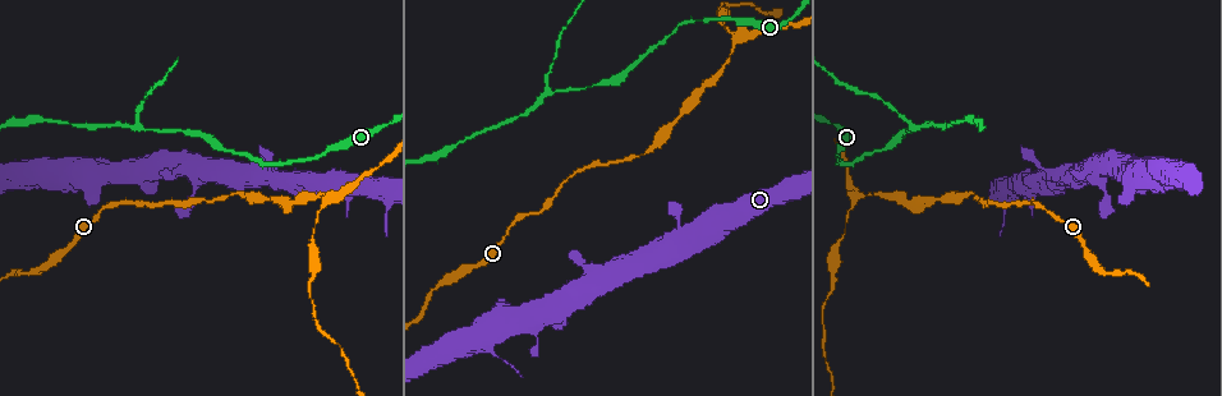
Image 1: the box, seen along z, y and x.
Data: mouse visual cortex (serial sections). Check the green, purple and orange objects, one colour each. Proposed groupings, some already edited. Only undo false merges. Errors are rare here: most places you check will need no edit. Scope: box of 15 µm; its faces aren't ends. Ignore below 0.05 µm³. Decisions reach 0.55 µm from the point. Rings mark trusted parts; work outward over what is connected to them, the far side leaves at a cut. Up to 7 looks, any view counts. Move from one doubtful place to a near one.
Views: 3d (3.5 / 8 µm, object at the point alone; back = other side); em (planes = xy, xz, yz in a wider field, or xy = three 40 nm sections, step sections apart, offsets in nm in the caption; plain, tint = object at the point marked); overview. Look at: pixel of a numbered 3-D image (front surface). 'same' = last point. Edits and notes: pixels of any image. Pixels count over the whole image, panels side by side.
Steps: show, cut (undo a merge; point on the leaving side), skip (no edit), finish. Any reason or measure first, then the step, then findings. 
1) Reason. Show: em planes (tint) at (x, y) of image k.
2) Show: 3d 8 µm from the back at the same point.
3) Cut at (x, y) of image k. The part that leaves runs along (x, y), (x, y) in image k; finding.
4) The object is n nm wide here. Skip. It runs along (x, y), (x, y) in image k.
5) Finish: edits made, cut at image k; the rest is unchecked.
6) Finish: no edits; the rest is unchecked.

Narrows sharply. Show: 3d 3.5 µm from the back at (177, 168) of image 1.

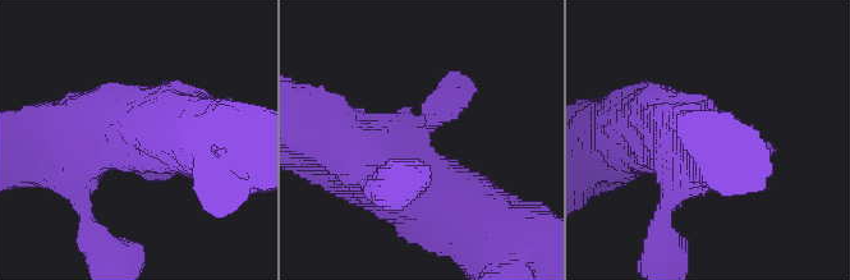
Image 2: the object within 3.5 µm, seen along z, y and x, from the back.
Need the tissue. Show: em xy step 3 (tint) at (417, 154) of image 2.

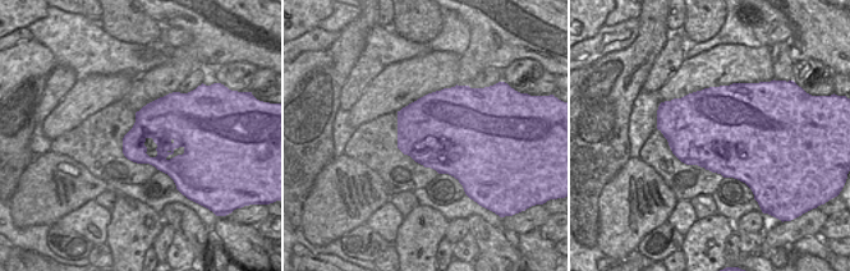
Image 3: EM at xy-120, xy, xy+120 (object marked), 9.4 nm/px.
Skip. It runs along (326, 137), (370, 170), (474, 209) in image 2; one cell here.

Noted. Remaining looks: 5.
Thick turns thin. Show: 3d 3.5 µm at (150, 186) of image 1.

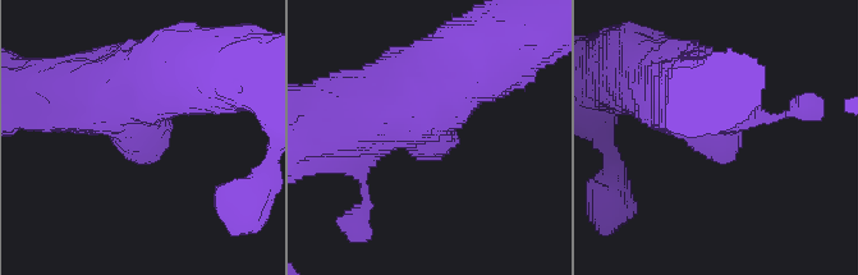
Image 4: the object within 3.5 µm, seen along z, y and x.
Skip. It runs along (665, 88), (728, 151) in image 4; all the same cell.

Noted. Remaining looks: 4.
Three-way junction. Show: 3d 8 µm from the back at (861, 195) of image 1.

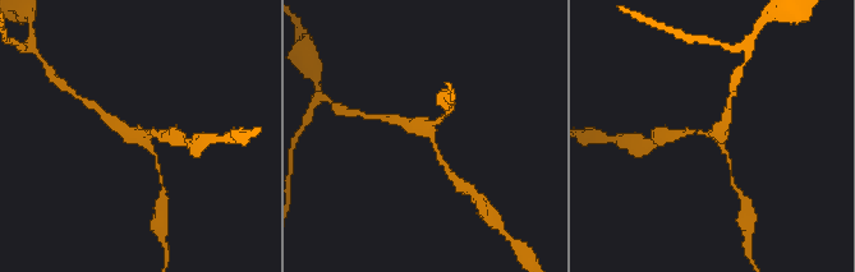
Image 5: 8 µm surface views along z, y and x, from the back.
Show: 3d 3.5 µm at (139, 133) of image 5.

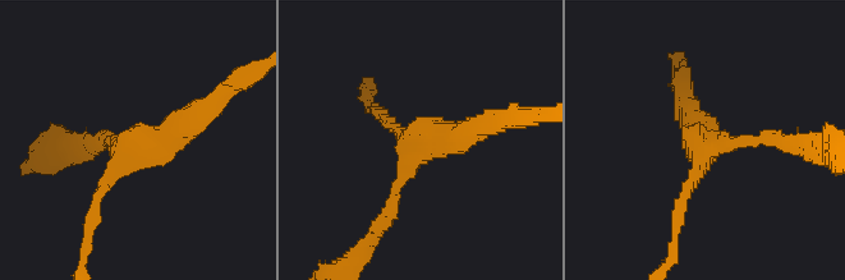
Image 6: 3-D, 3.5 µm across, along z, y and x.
3 arms meet here; the arms are 150, 200, 350 nm wide. Show: em xy step 3 (tint) at (722, 140) of image 6.

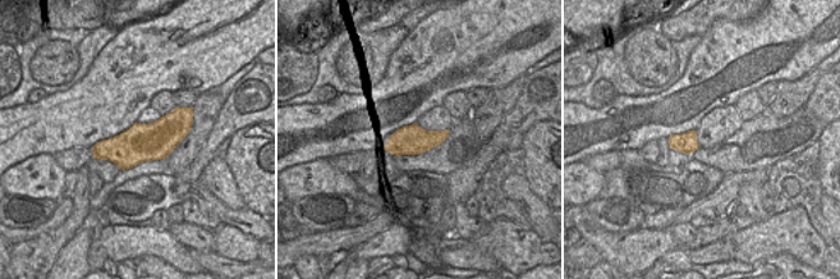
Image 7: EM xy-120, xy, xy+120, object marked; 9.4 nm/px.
Skip. It runs along (794, 142), (712, 146), (679, 201) in image 6; one cell here.

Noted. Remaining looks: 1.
Finish: no edits; the rest is unchecked.

